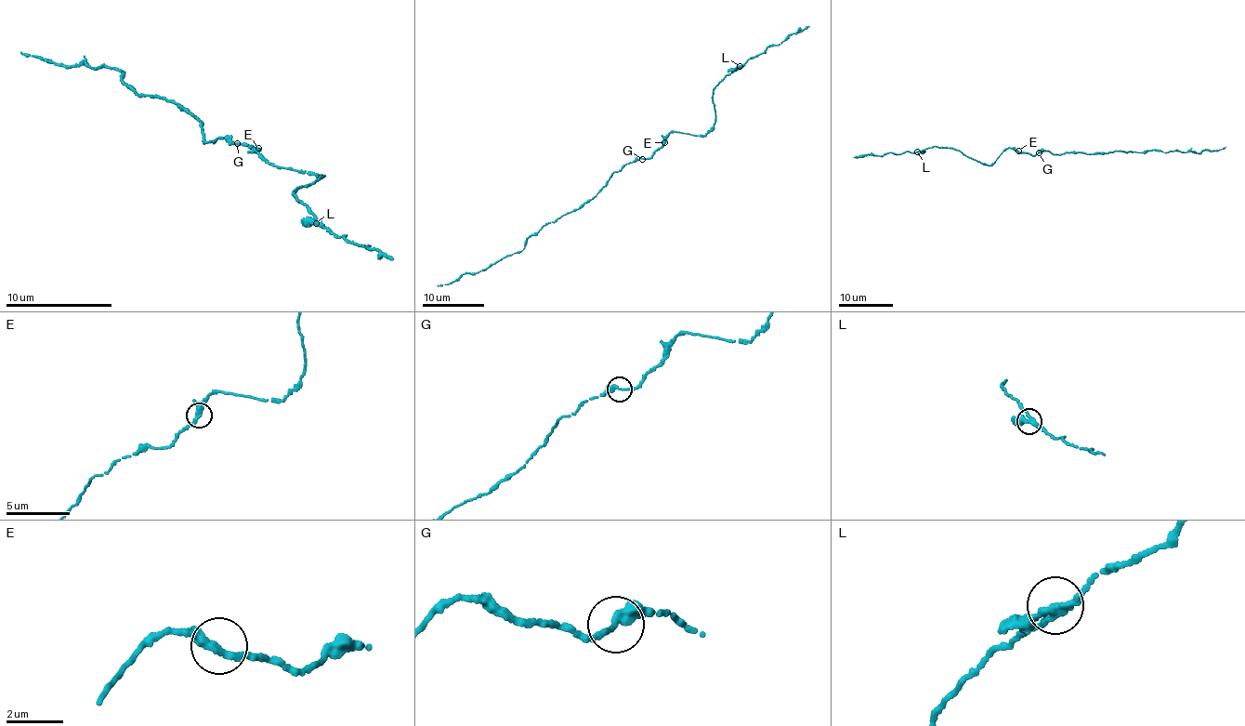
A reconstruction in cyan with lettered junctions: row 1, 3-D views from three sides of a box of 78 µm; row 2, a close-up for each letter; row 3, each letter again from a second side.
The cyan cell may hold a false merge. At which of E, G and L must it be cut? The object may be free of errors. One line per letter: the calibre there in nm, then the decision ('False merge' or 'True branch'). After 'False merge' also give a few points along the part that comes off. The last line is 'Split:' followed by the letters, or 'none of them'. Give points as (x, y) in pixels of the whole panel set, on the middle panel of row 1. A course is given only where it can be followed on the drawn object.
E: Thickness 280 nm. True branch
G: Thickness 280 nm. True branch
L: Thickness 280 nm. True branch
Split: none of them

